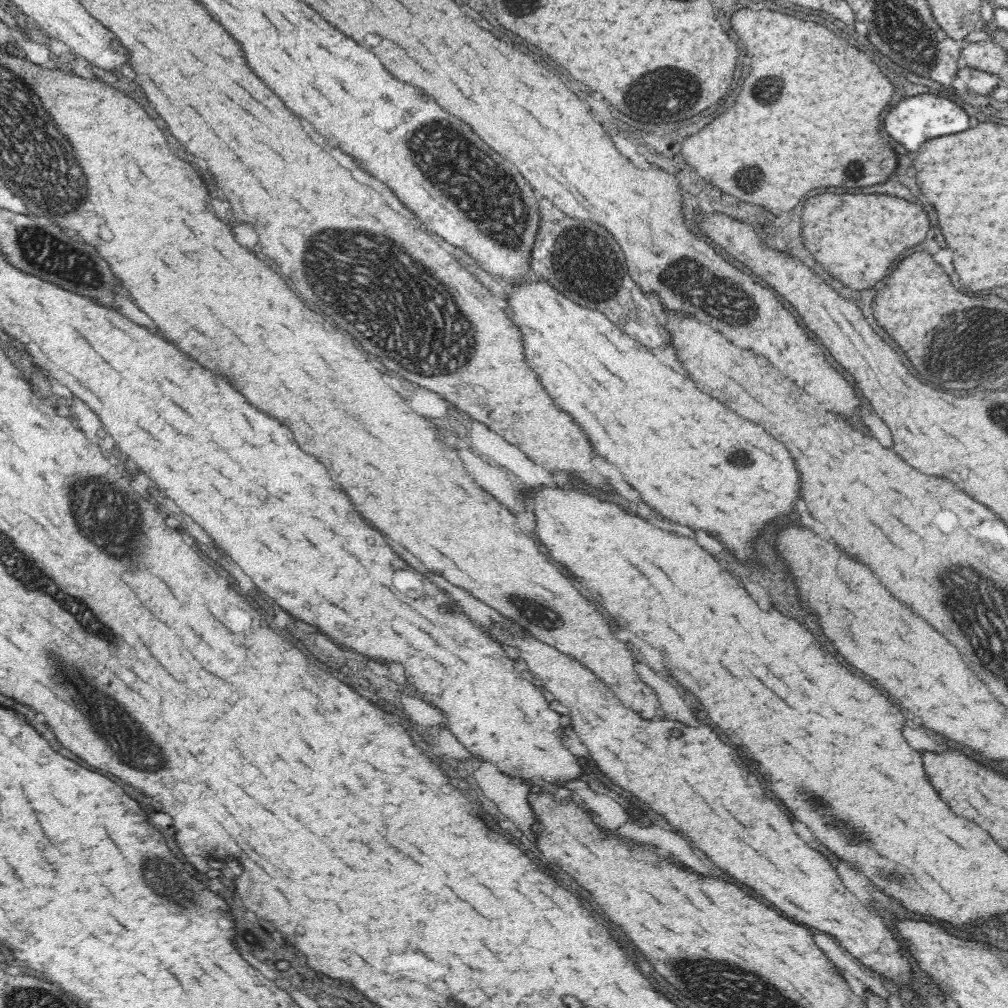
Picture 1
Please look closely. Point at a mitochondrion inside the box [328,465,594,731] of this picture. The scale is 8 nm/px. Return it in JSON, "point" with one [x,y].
{"point":[532,607]}

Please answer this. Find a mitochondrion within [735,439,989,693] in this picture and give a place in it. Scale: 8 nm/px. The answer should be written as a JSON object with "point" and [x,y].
{"point":[938,592]}

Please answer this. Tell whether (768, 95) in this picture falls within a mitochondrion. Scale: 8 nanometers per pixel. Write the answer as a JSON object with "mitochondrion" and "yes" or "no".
{"mitochondrion":"yes"}

